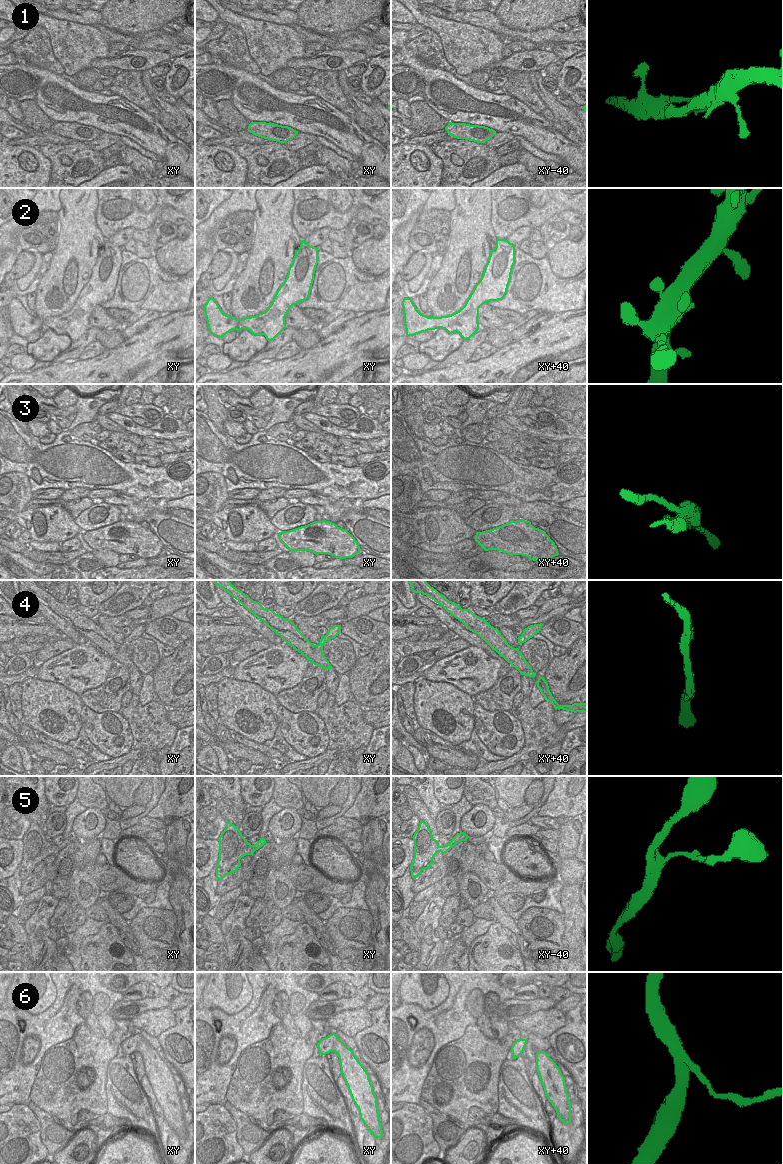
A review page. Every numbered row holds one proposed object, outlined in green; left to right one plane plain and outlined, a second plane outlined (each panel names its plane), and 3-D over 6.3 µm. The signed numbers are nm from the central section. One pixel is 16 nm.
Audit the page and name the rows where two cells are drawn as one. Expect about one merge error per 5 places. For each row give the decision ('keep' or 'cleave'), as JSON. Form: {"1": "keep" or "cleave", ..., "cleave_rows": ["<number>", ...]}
{"1": "keep", "2": "keep", "3": "cleave", "4": "keep", "5": "keep", "6": "keep", "cleave_rows": ["3"]}

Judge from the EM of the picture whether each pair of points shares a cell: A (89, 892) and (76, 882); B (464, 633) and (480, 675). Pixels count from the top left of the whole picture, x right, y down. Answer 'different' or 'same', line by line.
A: same
B: different

